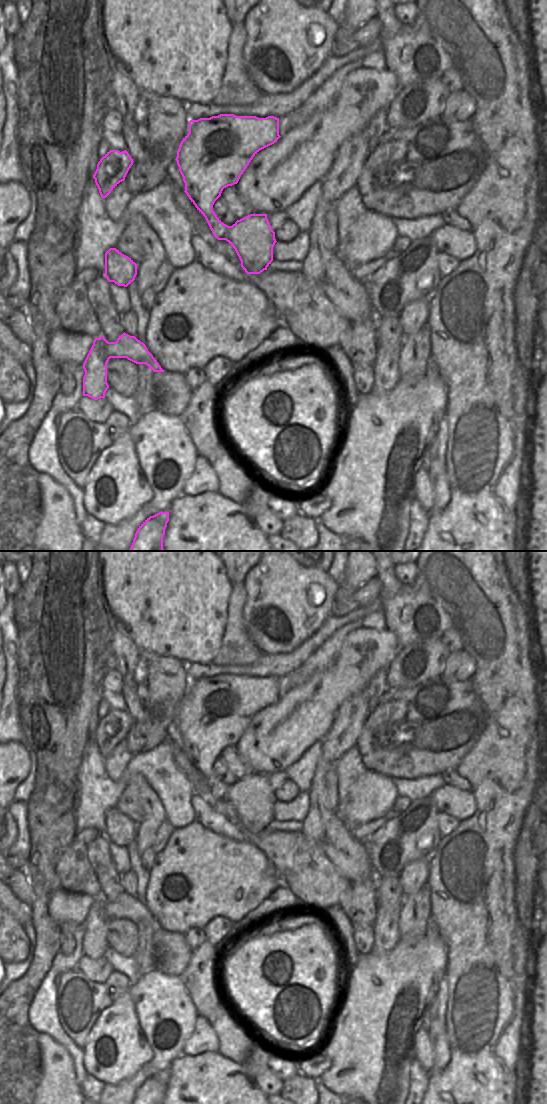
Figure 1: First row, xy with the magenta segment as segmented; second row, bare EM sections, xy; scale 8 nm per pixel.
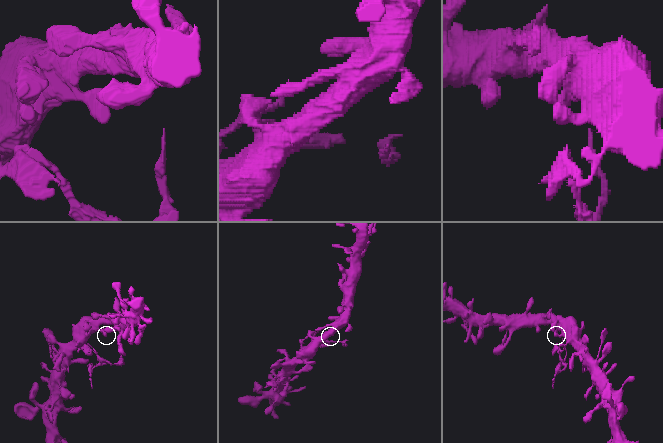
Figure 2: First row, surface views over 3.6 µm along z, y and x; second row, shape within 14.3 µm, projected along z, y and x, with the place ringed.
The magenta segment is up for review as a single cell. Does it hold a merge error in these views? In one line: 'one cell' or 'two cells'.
two cells

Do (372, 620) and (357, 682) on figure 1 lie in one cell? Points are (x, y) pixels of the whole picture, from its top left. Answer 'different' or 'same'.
different

